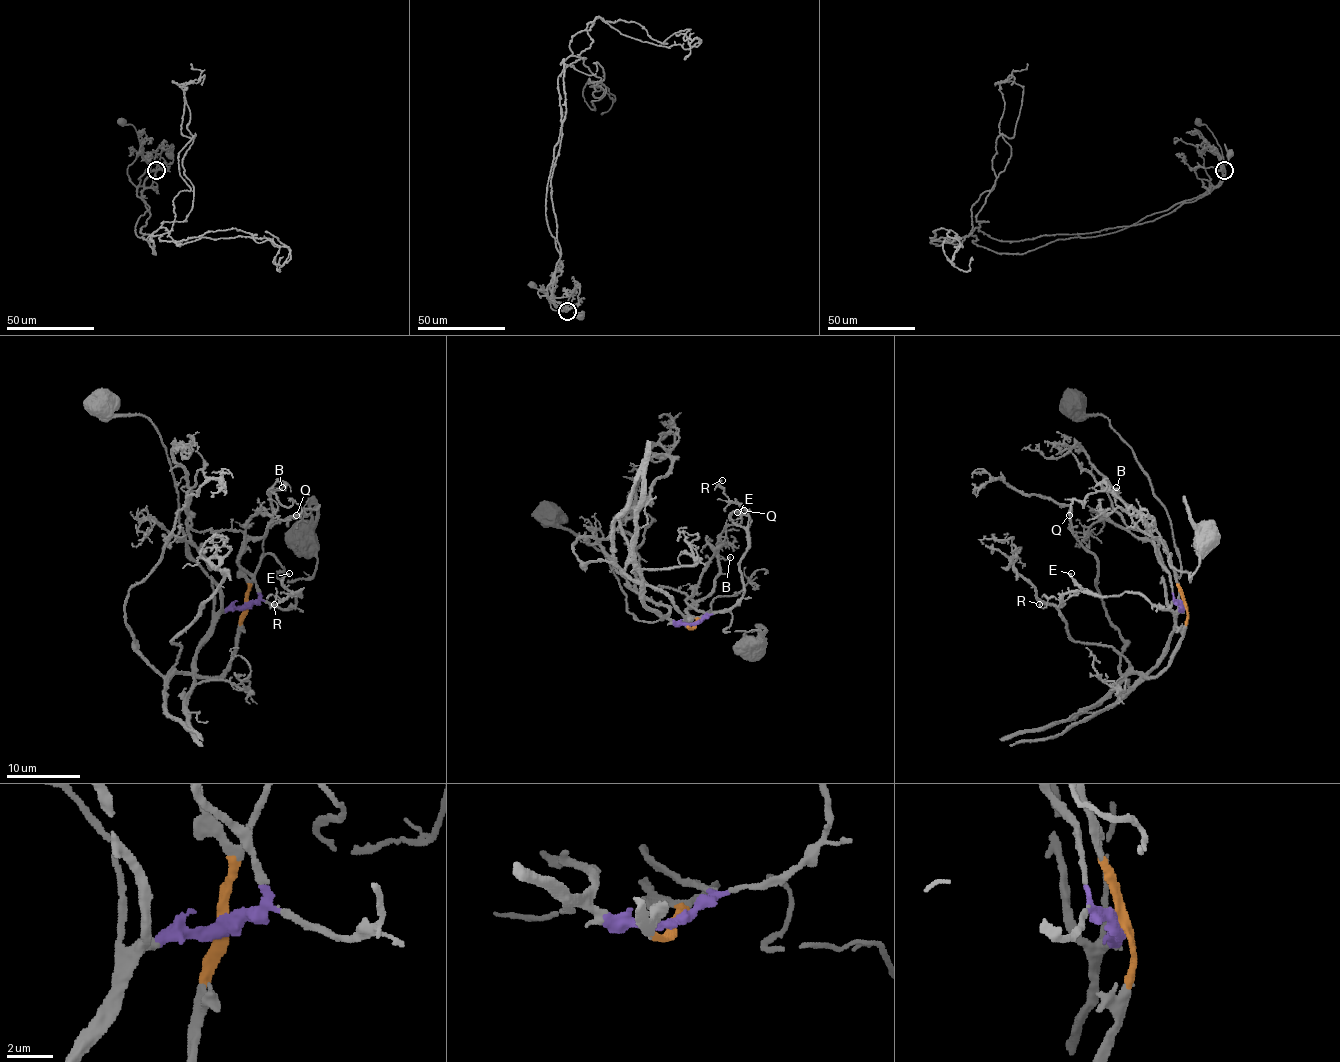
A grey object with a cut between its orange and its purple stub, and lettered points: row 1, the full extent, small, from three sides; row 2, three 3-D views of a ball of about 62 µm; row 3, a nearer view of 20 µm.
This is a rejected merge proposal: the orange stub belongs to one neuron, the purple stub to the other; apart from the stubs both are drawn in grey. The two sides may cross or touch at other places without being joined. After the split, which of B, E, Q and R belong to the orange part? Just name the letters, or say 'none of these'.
B, Q

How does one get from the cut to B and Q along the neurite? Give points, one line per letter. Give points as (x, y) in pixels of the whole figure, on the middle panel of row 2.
B: (693, 623), (695, 620), (688, 608), (701, 601), (714, 585), (719, 573), (719, 555), (730, 557)
Q: (693, 623), (688, 608), (706, 596), (719, 573), (721, 531), (741, 520), (749, 511), (743, 511)

